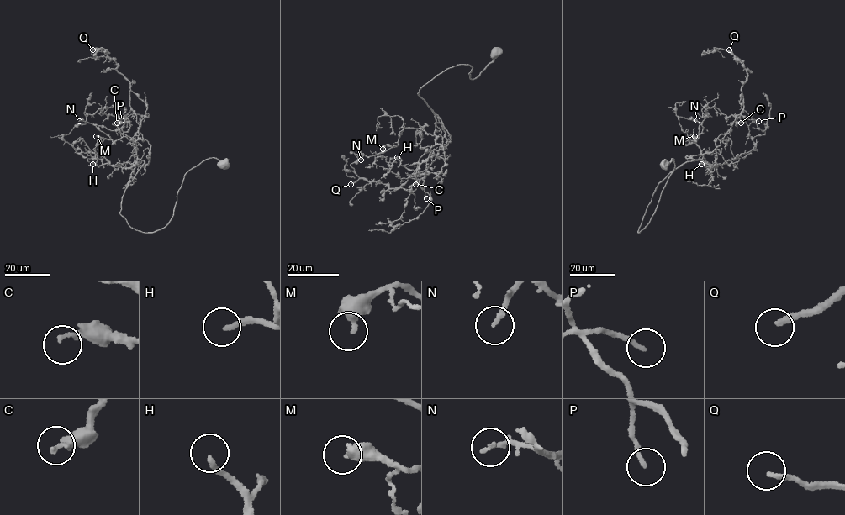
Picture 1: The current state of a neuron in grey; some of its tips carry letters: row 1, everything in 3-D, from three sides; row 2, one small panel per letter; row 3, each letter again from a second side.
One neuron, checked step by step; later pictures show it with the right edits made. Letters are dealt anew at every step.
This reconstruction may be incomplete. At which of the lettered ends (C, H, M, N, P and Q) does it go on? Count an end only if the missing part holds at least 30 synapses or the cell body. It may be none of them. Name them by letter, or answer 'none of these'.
H, Q

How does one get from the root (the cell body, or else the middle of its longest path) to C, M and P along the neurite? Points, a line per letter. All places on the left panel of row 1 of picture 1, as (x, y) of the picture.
C: (223, 164), (190, 169), (166, 225), (138, 231), (119, 211), (144, 161), (132, 168), (117, 123)
M: (223, 164), (209, 158), (190, 169), (172, 217), (143, 233), (119, 212), (145, 162), (134, 141), (96, 136)
P: (223, 164), (209, 158), (190, 169), (166, 225), (138, 231), (119, 211), (144, 161), (132, 168), (121, 120)

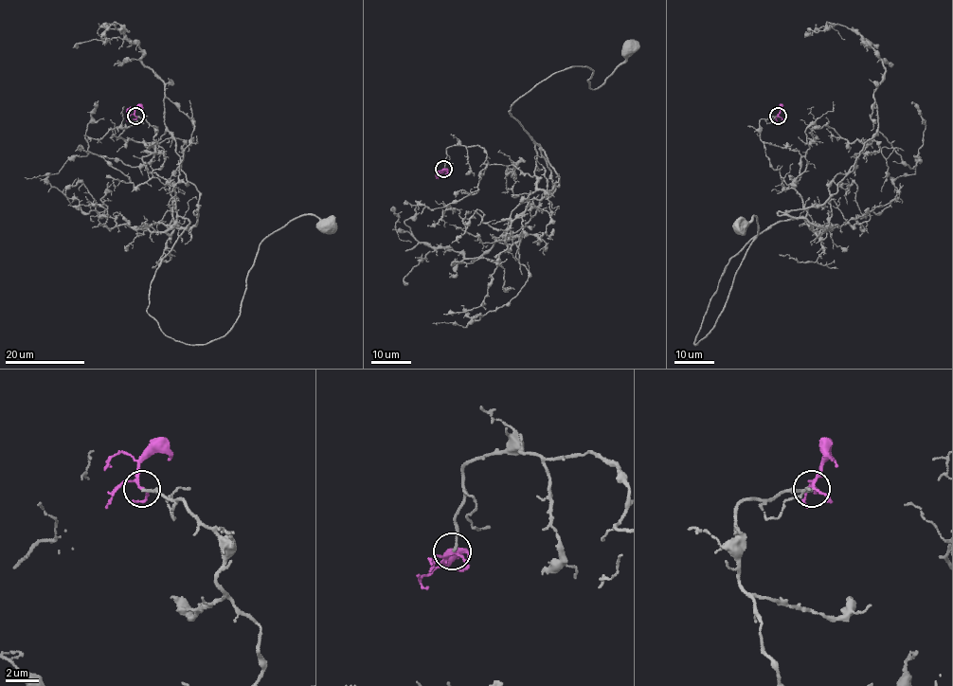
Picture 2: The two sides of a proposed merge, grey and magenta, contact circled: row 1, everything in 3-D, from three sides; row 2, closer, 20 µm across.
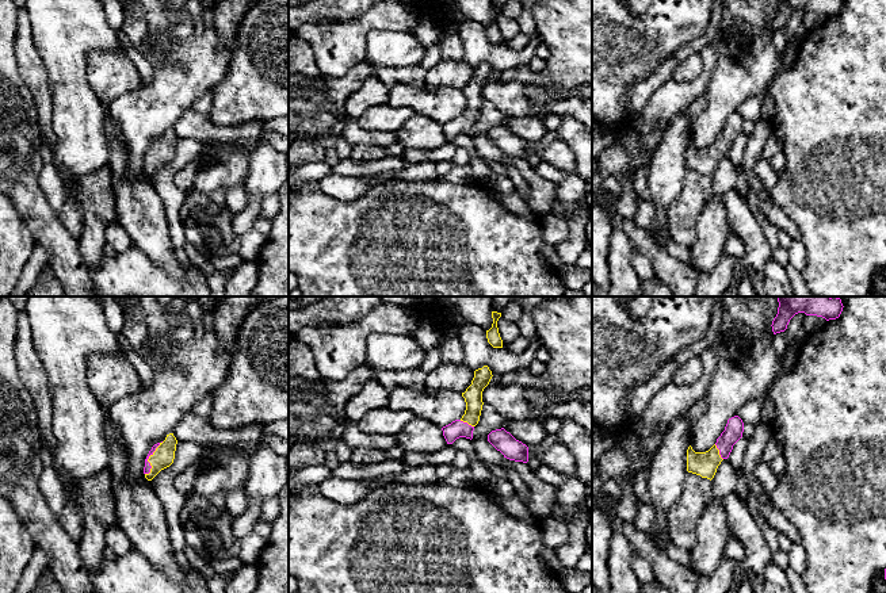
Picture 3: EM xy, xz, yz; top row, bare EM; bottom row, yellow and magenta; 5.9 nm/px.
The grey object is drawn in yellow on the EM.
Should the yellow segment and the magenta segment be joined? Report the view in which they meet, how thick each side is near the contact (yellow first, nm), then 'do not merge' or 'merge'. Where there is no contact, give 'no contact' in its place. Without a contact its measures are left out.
meets yellow in xy; 120 nm thick on the yellow side, 50 nm on the other; merge

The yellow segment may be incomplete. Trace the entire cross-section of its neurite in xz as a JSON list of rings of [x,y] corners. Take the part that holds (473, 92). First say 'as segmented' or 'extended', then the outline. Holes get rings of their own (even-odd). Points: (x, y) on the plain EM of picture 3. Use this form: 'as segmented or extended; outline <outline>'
extended; outline [[[488,62],[474,68],[471,81],[462,89],[466,99],[466,107],[461,116],[442,125],[447,141],[452,141],[459,134],[473,135],[474,123],[480,118],[482,107],[482,88],[492,76],[492,68]]]

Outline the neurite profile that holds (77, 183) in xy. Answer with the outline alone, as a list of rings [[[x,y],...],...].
[[[106,164],[95,175],[69,175],[68,194],[83,211],[79,250],[87,268],[92,268],[104,255],[106,227],[117,221],[111,167]]]

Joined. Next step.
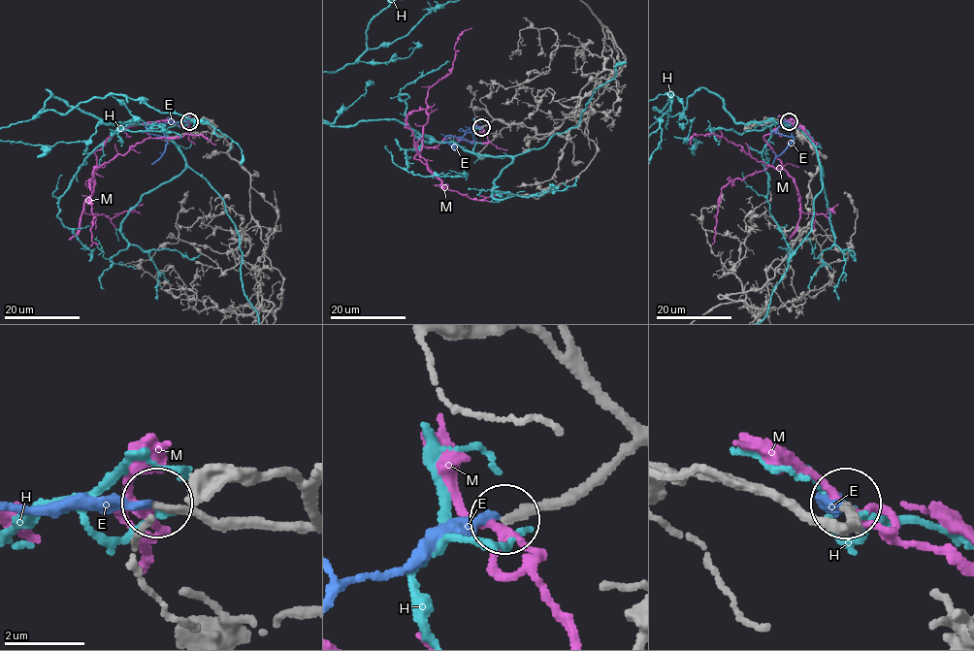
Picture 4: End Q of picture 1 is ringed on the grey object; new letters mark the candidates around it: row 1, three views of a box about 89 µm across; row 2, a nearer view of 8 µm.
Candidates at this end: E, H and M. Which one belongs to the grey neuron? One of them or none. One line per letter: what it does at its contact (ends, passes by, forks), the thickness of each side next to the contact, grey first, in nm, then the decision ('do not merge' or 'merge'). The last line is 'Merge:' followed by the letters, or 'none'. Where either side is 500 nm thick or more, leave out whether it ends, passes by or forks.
E: it ends | 200/200 nm | do not merge
H: it ends | 220/140 nm | do not merge
M: it passes by | 200/200 nm | do not merge
Merge: none

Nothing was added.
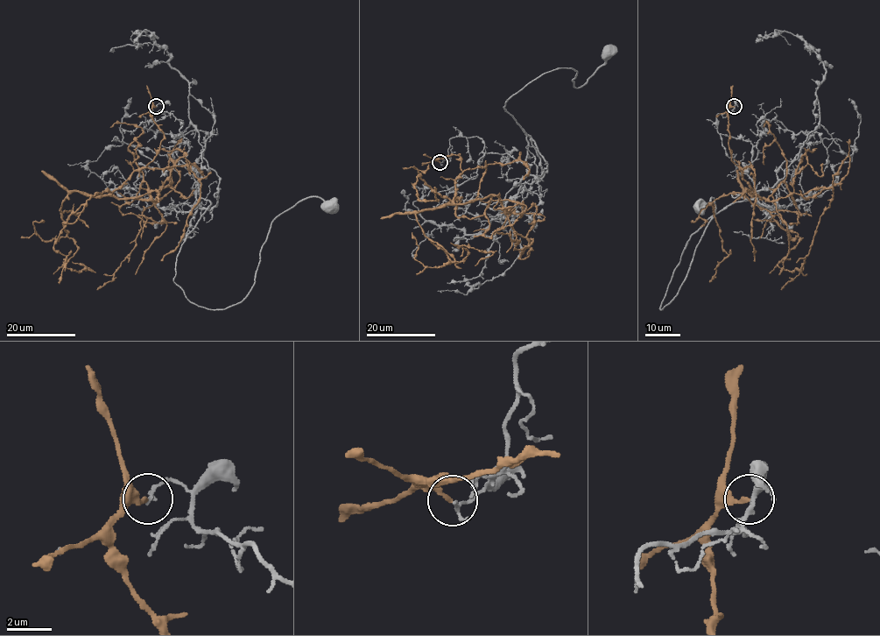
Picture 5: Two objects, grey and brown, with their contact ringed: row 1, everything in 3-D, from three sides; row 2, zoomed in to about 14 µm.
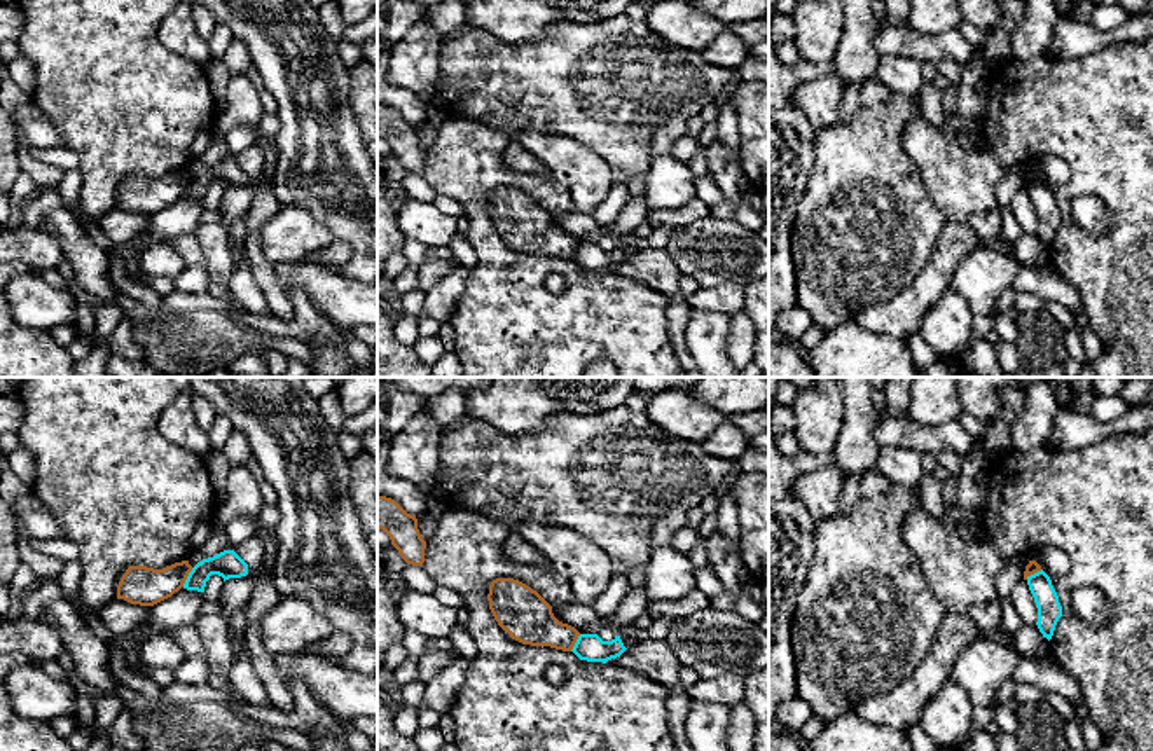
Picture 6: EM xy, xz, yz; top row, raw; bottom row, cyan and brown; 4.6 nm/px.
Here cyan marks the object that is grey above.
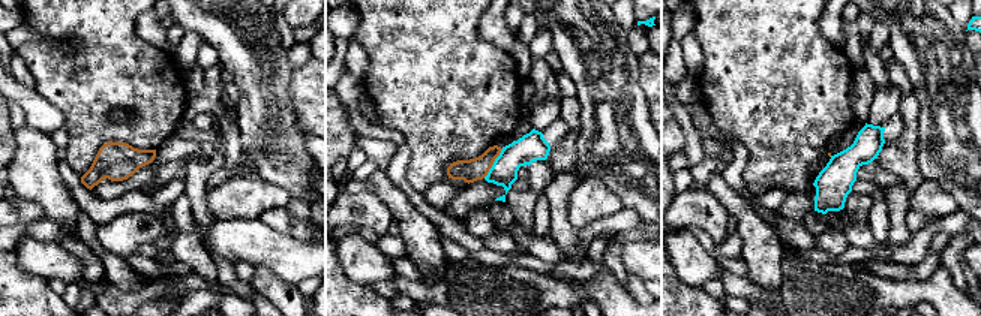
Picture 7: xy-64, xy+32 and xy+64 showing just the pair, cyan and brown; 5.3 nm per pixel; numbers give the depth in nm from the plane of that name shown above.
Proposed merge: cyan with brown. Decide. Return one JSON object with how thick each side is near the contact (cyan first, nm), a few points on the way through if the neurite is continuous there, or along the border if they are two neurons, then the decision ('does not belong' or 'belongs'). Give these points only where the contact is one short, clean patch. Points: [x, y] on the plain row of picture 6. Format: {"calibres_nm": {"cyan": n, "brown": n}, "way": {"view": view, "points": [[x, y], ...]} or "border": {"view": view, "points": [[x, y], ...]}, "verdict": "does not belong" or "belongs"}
{"calibres_nm": {"cyan": 130, "brown": 180}, "border": {"view": "xy", "points": [[193, 177], [182, 194]]}, "verdict": "does not belong"}

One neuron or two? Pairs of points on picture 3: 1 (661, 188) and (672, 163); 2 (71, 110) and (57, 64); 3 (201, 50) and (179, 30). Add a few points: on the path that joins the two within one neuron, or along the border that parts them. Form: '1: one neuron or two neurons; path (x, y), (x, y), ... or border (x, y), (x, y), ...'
1: one neuron; path (665, 182), (668, 169)
2: one neuron; path (71, 99), (68, 75)
3: two neurons; border (193, 33), (186, 39), (172, 31), (155, 38)

